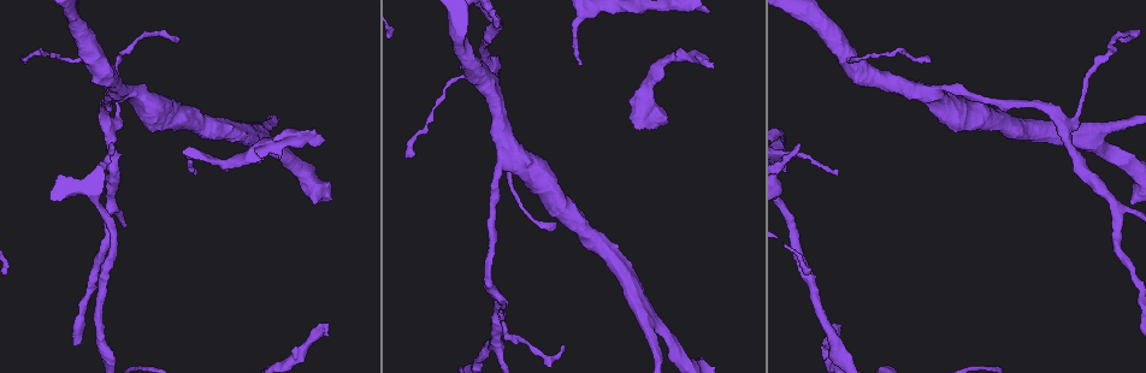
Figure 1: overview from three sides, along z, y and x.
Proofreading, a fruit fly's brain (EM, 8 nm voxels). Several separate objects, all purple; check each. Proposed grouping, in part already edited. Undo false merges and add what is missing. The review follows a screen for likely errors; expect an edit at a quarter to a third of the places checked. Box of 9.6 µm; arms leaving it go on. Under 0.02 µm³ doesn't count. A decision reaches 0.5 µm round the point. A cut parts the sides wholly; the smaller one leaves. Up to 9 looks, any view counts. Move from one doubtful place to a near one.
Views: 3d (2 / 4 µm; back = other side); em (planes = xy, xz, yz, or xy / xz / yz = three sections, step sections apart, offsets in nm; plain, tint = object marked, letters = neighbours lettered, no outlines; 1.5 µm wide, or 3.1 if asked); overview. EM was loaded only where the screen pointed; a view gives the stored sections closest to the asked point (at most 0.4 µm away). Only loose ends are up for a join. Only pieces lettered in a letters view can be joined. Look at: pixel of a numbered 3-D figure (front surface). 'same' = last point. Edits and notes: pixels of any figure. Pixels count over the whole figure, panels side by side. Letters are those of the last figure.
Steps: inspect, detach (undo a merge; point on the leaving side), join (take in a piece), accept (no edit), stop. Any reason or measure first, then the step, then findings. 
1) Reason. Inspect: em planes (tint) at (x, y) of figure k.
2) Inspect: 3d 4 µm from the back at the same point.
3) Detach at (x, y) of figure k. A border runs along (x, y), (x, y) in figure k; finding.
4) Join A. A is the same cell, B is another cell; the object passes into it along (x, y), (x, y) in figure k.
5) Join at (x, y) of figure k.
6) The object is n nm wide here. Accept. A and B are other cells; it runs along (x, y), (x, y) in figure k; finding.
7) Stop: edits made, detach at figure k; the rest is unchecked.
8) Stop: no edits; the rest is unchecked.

Branch stops here. Inspect: em planes (letters) at (800, 145) of figure 1.

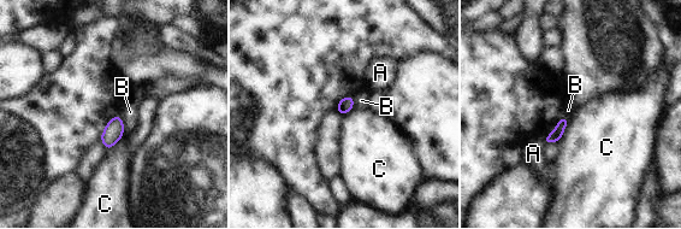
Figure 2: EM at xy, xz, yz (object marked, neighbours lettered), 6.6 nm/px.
Accept. A, B and C are other cells; a border runs along (570, 119), (558, 140) in figure 2; none of them fits.

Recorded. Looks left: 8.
Tapers out. Inspect: em planes (letters) at (582, 64) of figure 1.

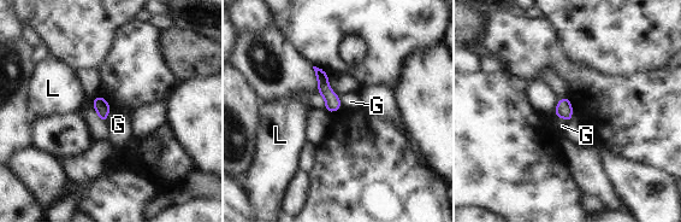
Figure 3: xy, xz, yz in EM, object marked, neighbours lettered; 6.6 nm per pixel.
The object is 100 nm wide here. Accept. G and L are other cells; a border runs along (110, 103), (110, 114), (104, 123) in figure 3; none of them fits.

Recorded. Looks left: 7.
Free end. Inspect: em yz step 4 (letters) at (408, 155) of figure 1.

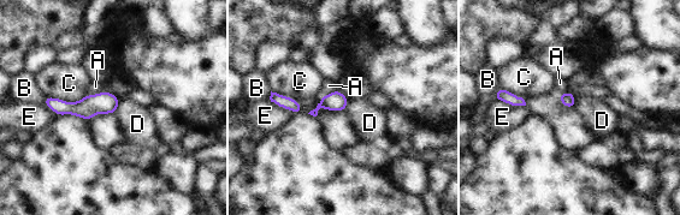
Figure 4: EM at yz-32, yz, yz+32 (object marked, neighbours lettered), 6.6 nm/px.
Another direction. Inspect: em planes (letters) at the same point.

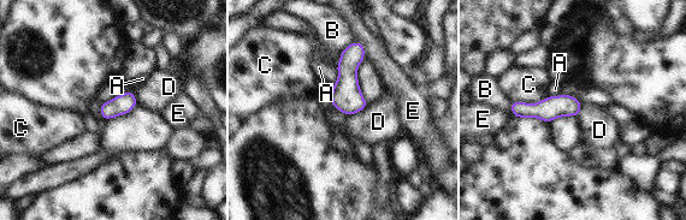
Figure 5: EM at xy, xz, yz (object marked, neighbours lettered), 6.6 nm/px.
Accept. A, B, C, D and E are other cells; it runs along (513, 106), (520, 110), (578, 108) in figure 5; none of them fits.

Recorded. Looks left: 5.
End of a long branch. Inspect: em xz step 4 (tint) at (712, 64) of figure 1.

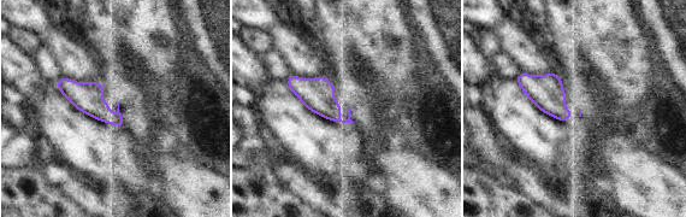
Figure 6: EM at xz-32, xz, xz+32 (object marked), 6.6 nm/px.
Inspect: em yz step 8 (tint) at the same point.

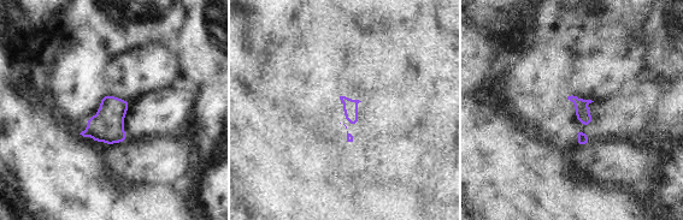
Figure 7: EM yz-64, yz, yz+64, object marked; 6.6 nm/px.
Inspect: em yz step 8 (letters) at the same point.

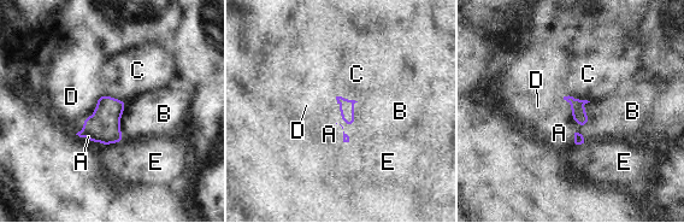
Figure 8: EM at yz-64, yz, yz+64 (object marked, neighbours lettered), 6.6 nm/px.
Join A. A is the same cell, B, C, D and E are other cells; the neuron continues.

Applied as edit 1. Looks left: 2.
Stop: edits made, join at figure 8; the rest is unchecked.

